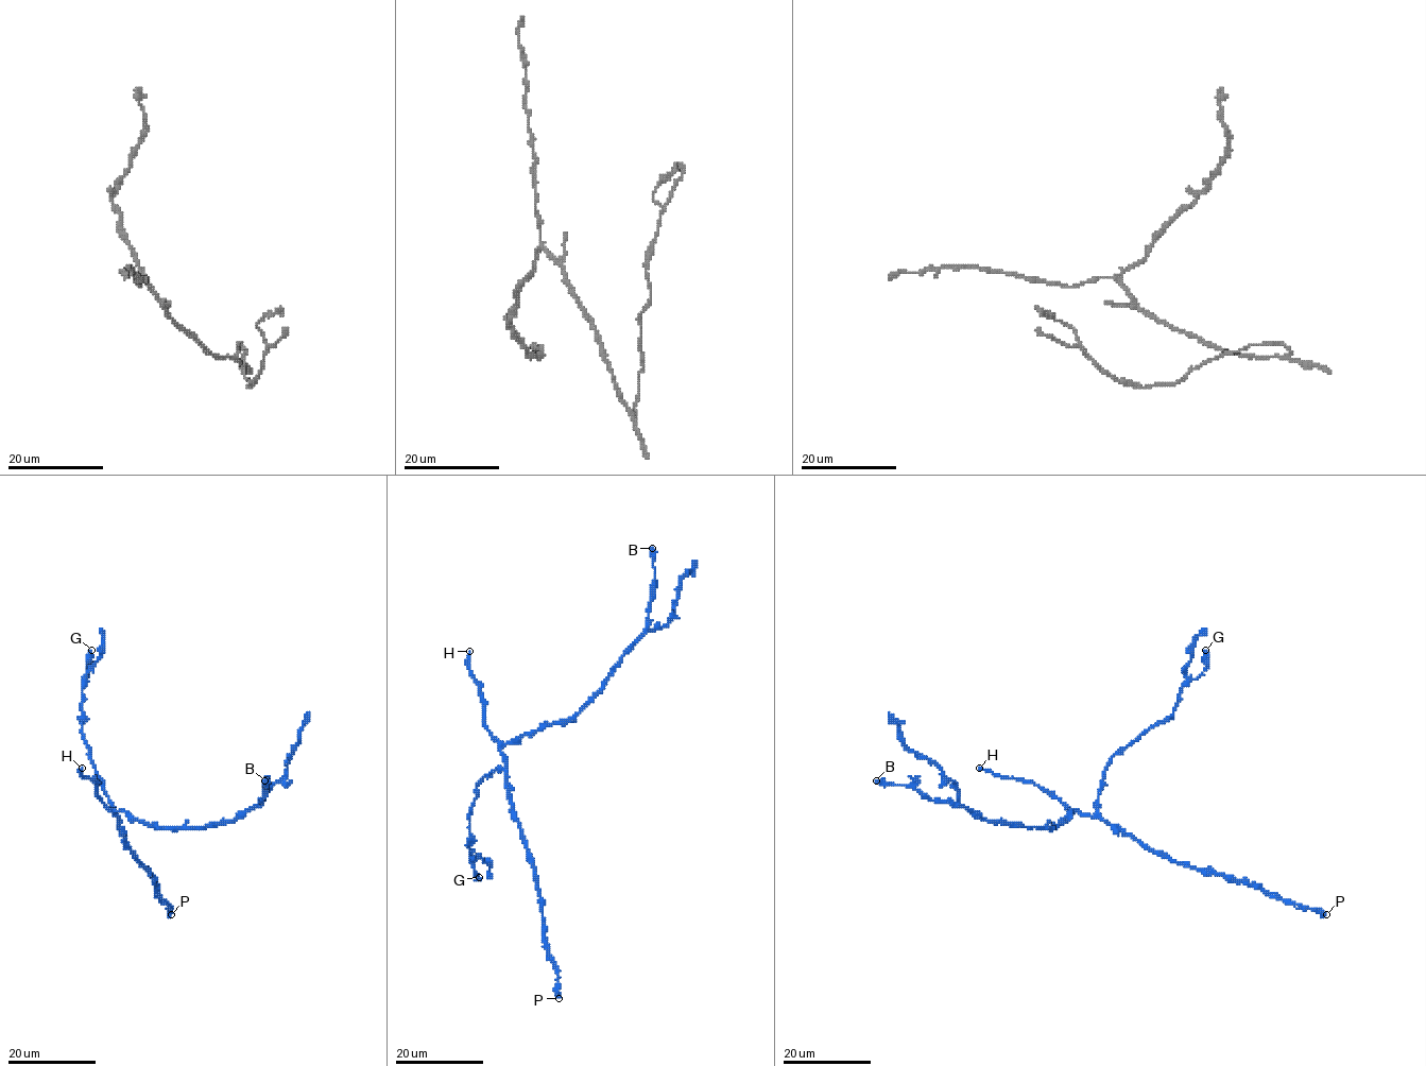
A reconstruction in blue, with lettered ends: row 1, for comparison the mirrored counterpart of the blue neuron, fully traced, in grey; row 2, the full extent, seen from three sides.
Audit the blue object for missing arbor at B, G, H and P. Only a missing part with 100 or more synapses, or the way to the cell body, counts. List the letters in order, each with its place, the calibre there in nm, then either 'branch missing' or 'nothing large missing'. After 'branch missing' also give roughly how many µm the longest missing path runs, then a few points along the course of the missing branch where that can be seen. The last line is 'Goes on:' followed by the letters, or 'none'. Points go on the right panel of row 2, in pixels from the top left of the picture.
B: (876, 780) | 480 nm | nothing large missing
G: (1205, 650) | 340 nm | nothing large missing
H: (979, 768) | 160 nm | branch missing | 50 µm | (979, 768), (904, 753), (871, 735), (861, 735), (849, 756), (853, 780)
P: (1326, 914) | 440 nm | nothing large missing
Goes on: H

